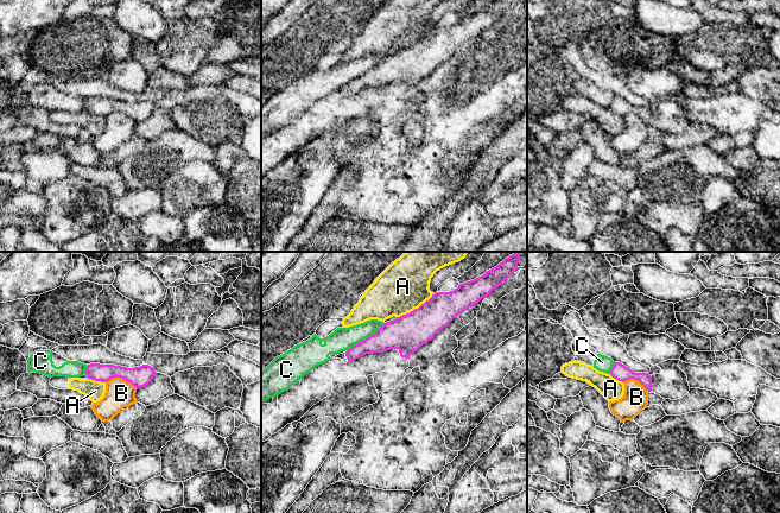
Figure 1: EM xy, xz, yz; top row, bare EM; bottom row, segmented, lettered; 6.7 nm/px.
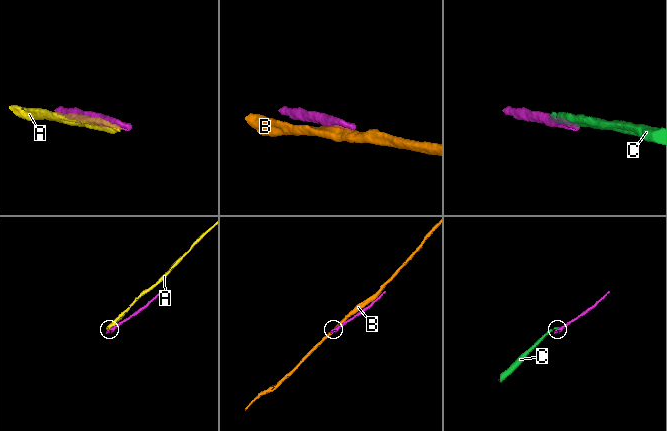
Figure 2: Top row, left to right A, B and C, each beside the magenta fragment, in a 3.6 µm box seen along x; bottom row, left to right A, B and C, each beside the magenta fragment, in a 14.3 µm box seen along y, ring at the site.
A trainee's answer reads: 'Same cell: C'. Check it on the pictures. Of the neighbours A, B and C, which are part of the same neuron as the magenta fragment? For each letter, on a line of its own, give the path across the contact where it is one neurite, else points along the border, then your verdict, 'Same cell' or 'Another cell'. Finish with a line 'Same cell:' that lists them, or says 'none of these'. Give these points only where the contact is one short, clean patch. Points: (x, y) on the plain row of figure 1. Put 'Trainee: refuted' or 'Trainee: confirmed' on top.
Trainee: refuted
A: Another cell
B: Another cell
C: Boundary: xz (385, 57), (347, 84). Another cell
Same cell: none of these

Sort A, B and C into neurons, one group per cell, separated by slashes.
A / B / C

